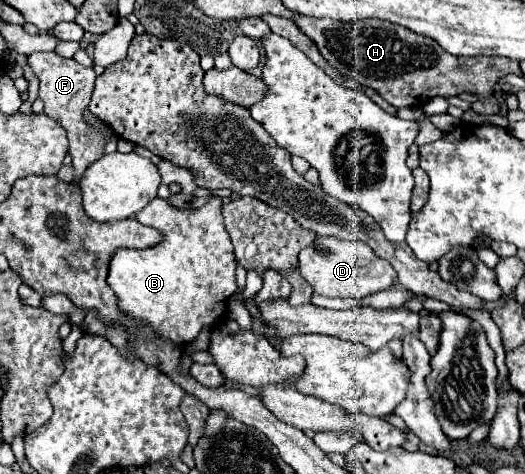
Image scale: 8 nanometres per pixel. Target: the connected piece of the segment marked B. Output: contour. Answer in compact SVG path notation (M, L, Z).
M156 198L152 200L152 204L148 204L148 208L144 208L144 212L138 212L134 218L140 220L142 224L162 230L164 240L154 248L146 250L124 248L116 252L110 260L108 284L118 298L118 310L140 324L148 324L156 336L166 338L176 346L192 342L202 332L202 328L212 328L218 322L226 320L228 314L226 300L236 292L236 258L232 240L224 230L220 208L222 202L218 198L212 198L208 204L196 210L178 210L176 206L170 206L166 200Z

